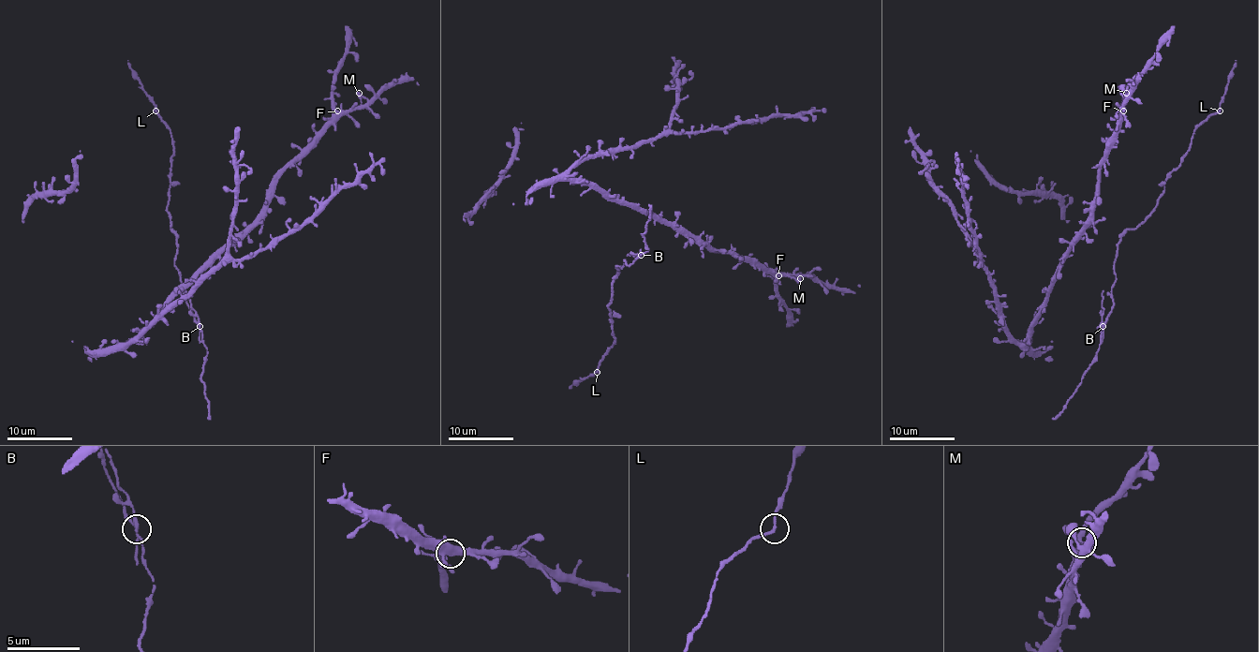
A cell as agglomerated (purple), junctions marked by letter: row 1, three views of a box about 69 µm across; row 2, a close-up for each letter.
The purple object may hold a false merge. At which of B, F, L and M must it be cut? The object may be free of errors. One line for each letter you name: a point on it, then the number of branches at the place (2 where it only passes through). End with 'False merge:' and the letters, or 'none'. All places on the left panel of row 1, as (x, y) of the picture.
B: at (199, 326); 4 branches meet
False merge: B

